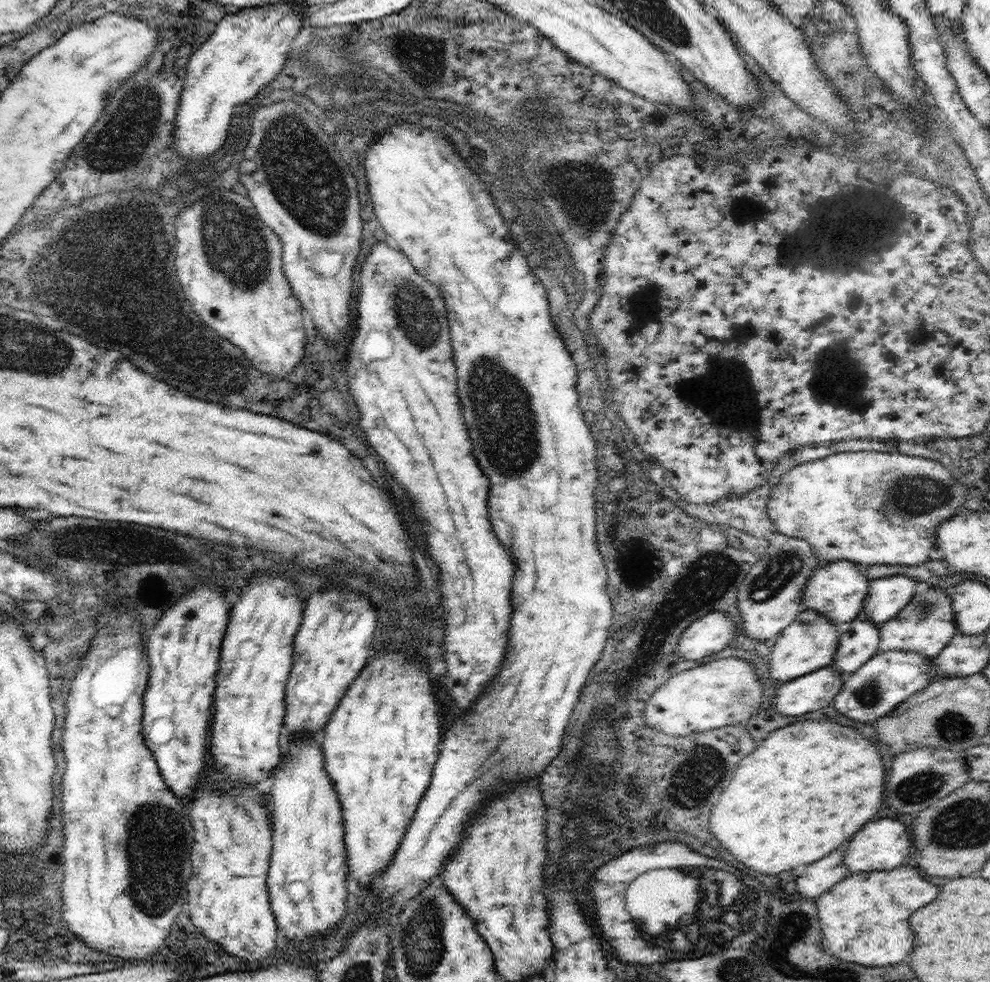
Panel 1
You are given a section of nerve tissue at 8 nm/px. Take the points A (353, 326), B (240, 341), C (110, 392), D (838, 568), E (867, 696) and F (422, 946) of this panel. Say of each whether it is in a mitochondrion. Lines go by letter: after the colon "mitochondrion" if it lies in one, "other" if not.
A: other
B: other
C: other
D: other
E: mitochondrion
F: mitochondrion

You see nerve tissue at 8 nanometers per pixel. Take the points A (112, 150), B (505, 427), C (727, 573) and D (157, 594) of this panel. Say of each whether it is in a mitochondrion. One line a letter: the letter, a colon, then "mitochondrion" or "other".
A: mitochondrion
B: mitochondrion
C: mitochondrion
D: other

